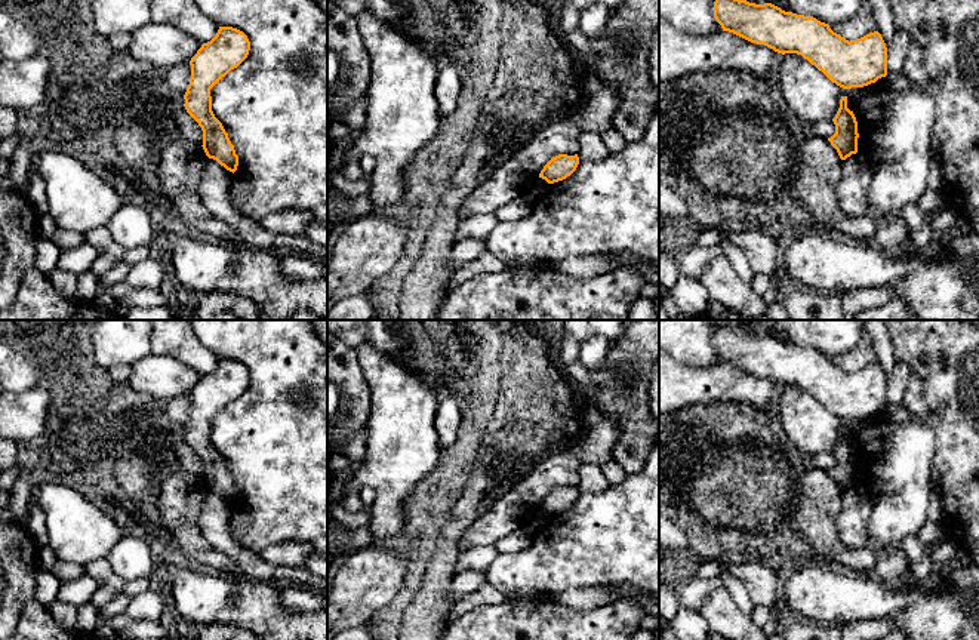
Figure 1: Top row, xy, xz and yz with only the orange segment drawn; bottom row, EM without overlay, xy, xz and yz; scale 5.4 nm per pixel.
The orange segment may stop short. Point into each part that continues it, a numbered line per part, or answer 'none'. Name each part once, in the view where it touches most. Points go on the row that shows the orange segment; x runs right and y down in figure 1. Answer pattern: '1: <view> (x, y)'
none

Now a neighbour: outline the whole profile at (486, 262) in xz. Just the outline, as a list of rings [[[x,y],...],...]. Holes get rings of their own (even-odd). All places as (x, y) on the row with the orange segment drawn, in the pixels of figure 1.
[[[484,250],[477,259],[456,268],[446,281],[446,286],[441,289],[441,295],[452,292],[461,283],[477,277],[480,274],[493,274],[498,271],[507,270],[507,264],[498,259],[489,250]]]

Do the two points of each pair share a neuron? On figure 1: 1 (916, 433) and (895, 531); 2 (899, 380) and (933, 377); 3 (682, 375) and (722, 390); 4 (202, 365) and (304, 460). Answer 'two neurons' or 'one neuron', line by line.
1: one neuron
2: two neurons
3: one neuron
4: two neurons

